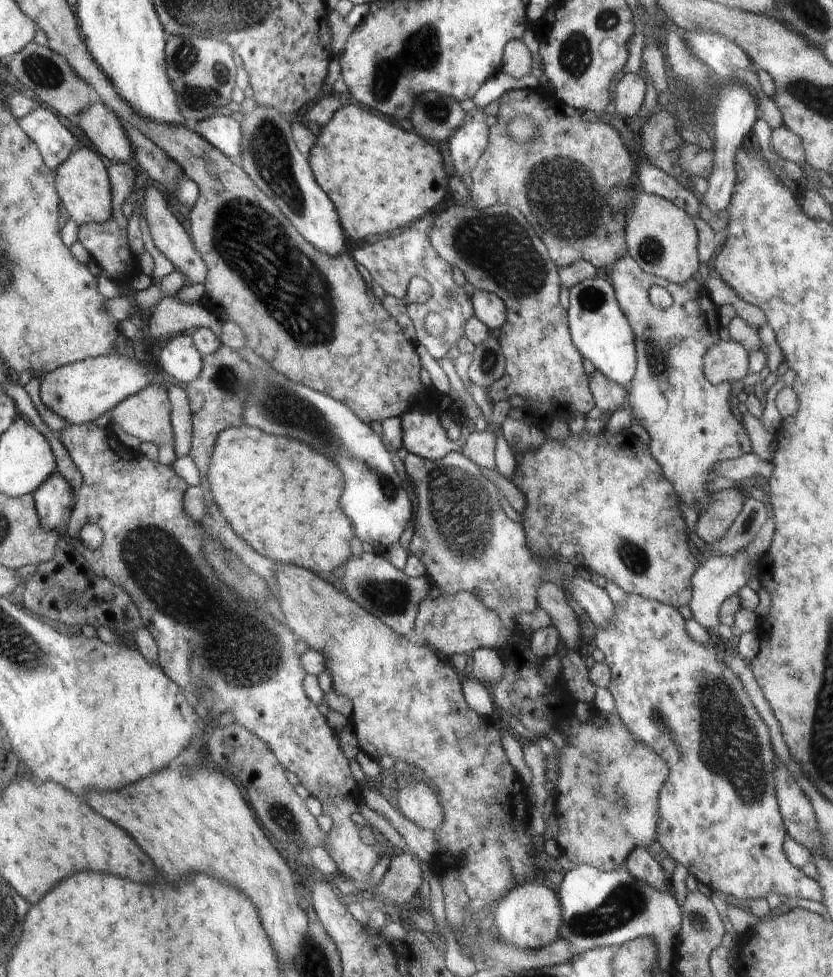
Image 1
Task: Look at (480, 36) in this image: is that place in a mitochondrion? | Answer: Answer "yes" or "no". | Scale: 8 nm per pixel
no

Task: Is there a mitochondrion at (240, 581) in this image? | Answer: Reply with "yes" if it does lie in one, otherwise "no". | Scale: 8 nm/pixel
yes

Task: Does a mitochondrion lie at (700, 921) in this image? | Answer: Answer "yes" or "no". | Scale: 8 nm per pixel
yes

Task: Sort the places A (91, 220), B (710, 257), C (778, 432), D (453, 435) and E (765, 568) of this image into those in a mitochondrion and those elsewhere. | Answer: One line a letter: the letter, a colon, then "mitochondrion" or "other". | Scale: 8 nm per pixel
A: other
B: other
C: other
D: other
E: other

